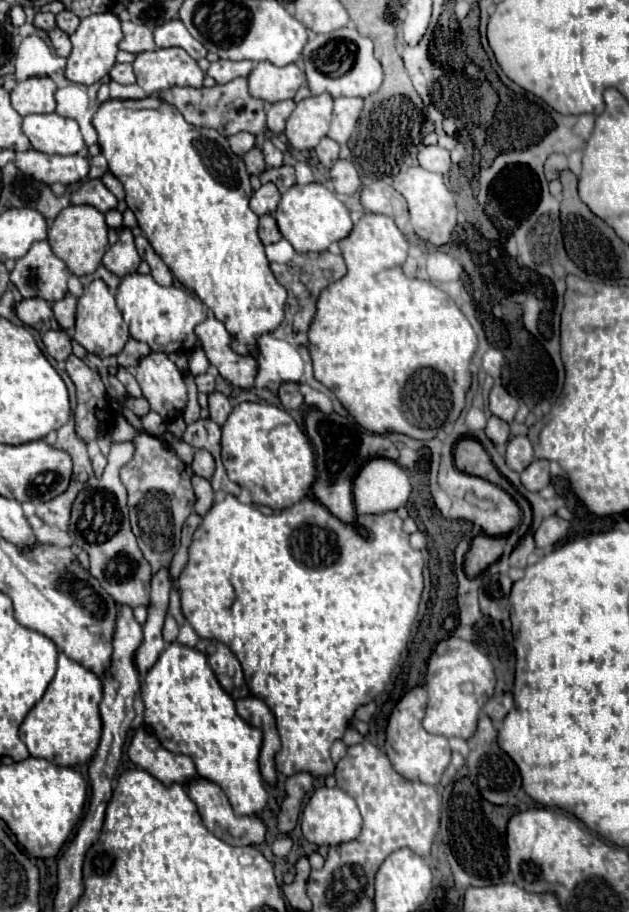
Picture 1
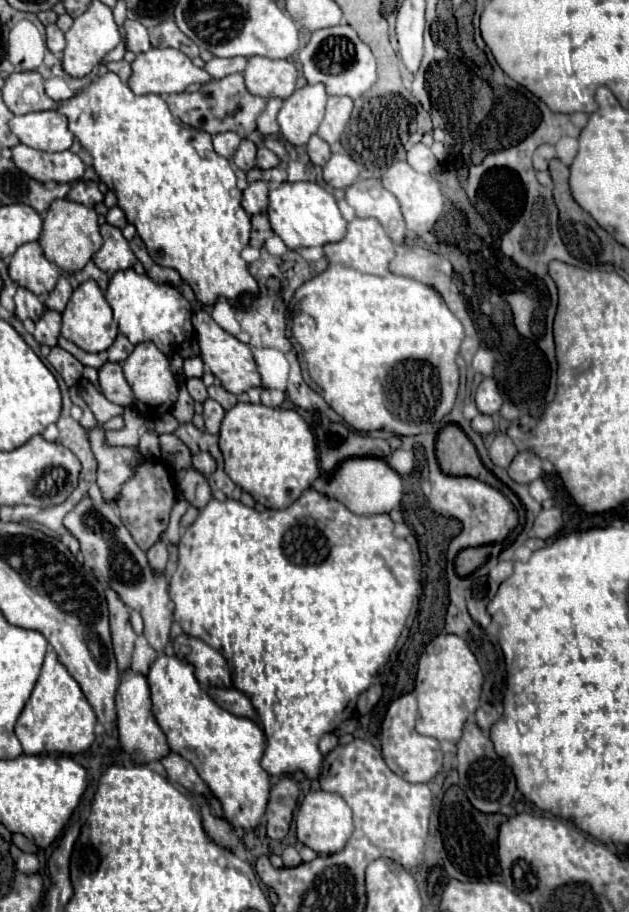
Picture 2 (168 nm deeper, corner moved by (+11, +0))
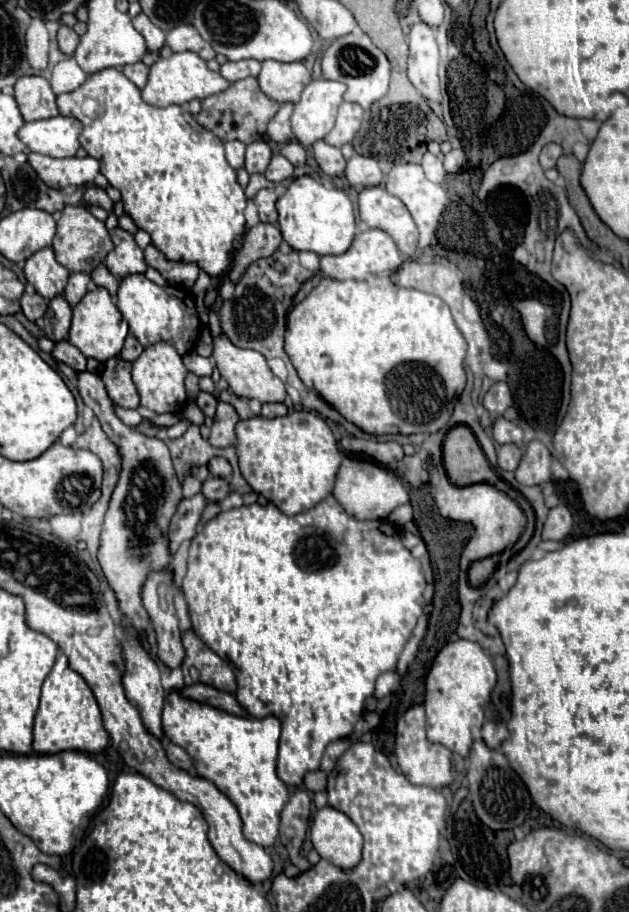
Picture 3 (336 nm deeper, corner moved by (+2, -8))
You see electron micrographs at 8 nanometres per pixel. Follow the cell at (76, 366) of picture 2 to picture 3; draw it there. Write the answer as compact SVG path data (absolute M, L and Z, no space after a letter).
M60 340L54 344L54 350L52 350L52 356L64 364L68 364L70 368L82 372L86 370L86 356L76 348L72 346L68 340Z

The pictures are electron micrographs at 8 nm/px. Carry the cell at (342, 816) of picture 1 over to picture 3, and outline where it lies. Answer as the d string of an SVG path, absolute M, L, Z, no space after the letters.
M324 806L316 812L310 840L320 858L342 870L352 870L362 856L362 834L356 824L340 810Z

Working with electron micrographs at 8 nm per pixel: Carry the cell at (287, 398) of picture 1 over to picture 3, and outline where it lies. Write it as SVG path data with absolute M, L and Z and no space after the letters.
M262 404L262 418L278 418L278 416L286 416L288 408L286 404Z

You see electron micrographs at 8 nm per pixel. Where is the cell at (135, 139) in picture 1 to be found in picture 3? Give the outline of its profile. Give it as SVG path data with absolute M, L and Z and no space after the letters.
M116 68L90 74L80 88L56 96L56 106L62 116L78 118L84 124L80 134L82 148L100 162L100 172L108 178L110 186L122 192L126 214L140 230L150 234L152 244L162 250L168 260L198 262L200 270L206 270L210 276L226 274L234 240L246 232L246 196L236 182L234 168L224 158L224 142L216 134L200 126L182 106L156 108L146 104L140 96L140 88Z

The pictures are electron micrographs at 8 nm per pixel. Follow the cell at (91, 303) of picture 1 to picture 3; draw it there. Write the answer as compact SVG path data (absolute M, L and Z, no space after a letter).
M106 288L90 290L80 300L80 304L76 304L76 308L74 308L68 342L74 344L86 358L96 358L100 362L106 362L108 358L118 356L124 346L124 340L128 334L128 324L126 326L120 326L120 324L122 324L122 314L116 308L116 304L112 302L108 290Z

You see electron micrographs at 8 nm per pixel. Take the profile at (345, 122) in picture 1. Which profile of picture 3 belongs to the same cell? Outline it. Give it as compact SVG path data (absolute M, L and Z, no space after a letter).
M342 102L340 110L338 110L336 124L334 124L334 128L326 134L324 140L326 140L328 144L336 146L336 148L342 148L344 144L352 142L352 138L354 138L356 132L360 130L362 114L364 114L364 110L362 110L358 104Z

